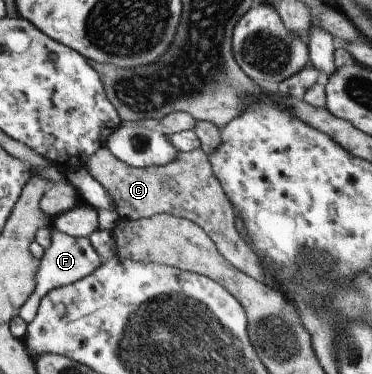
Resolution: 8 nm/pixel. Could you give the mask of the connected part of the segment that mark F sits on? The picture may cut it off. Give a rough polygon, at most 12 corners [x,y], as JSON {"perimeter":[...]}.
{"perimeter":[[50,228],[32,294],[17,312],[28,324],[53,288],[102,263],[86,238]]}

